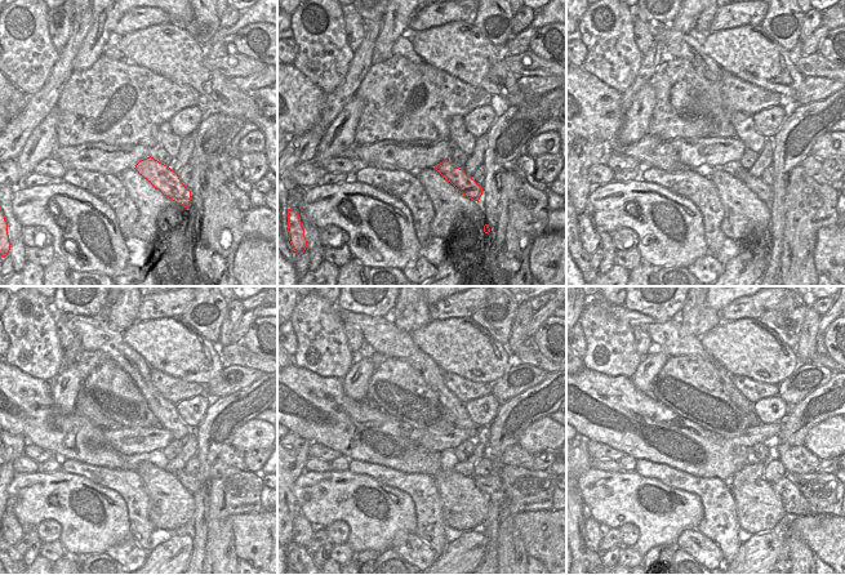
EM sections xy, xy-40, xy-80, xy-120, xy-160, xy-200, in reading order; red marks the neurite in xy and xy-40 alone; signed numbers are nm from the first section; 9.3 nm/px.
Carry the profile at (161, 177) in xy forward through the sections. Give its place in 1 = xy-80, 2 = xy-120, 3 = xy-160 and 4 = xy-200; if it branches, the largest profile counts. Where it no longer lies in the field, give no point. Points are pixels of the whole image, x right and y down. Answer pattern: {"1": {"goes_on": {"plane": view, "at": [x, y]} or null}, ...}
{"1": {"goes_on": {"plane": "xy-80", "at": [764, 192]}}, "2": {"goes_on": {"plane": "xy-120", "at": [192, 484]}}, "3": {"goes_on": {"plane": "xy-160", "at": [492, 486]}}, "4": {"goes_on": {"plane": "xy-200", "at": [795, 504]}}}

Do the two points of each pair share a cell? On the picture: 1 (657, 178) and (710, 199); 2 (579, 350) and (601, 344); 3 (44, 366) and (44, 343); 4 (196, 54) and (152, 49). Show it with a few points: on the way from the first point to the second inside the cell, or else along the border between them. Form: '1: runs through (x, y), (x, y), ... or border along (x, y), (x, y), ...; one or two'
1: runs through (670, 179), (697, 187); one
2: border along (583, 335), (586, 352), (581, 357); two
3: runs through (44, 361), (44, 348); one
4: runs through (186, 54), (174, 54), (168, 49), (163, 49); one

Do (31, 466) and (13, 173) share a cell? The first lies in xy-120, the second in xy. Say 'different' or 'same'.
same

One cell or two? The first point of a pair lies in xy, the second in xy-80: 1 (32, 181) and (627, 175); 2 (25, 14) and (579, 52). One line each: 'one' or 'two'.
1: one
2: two

